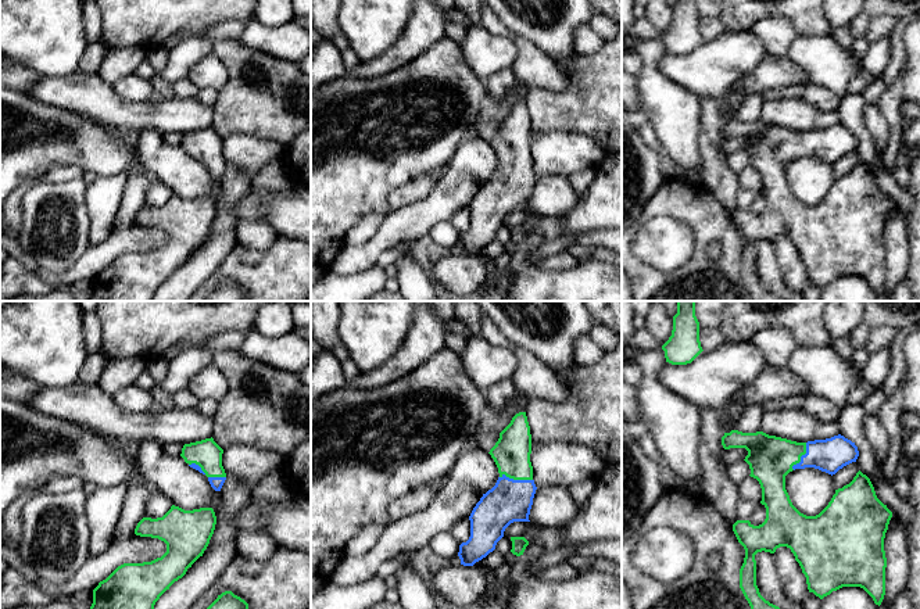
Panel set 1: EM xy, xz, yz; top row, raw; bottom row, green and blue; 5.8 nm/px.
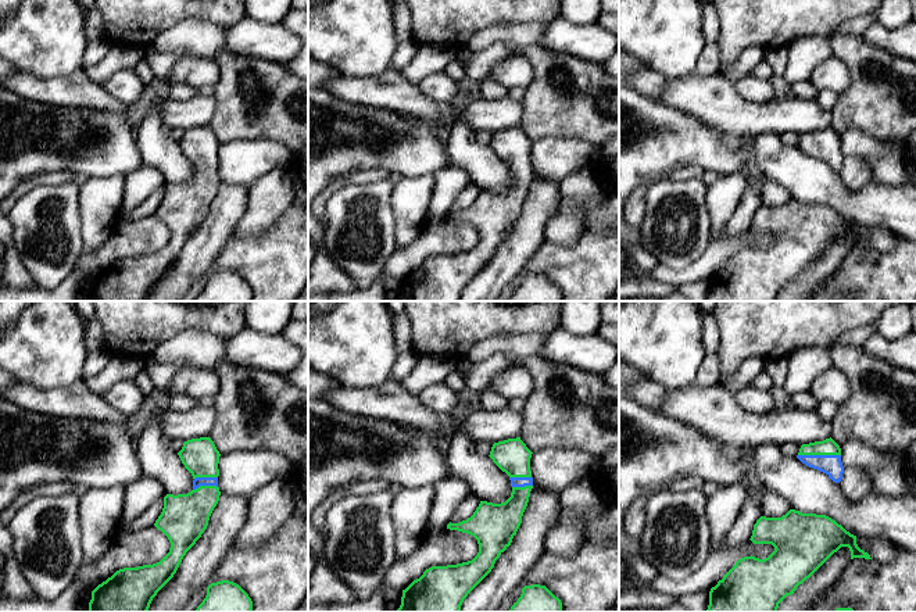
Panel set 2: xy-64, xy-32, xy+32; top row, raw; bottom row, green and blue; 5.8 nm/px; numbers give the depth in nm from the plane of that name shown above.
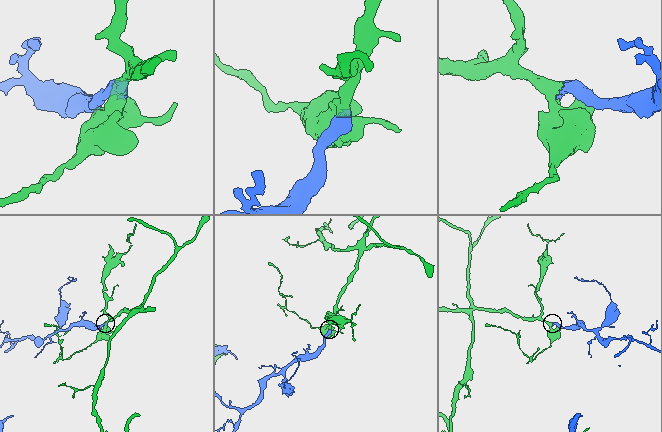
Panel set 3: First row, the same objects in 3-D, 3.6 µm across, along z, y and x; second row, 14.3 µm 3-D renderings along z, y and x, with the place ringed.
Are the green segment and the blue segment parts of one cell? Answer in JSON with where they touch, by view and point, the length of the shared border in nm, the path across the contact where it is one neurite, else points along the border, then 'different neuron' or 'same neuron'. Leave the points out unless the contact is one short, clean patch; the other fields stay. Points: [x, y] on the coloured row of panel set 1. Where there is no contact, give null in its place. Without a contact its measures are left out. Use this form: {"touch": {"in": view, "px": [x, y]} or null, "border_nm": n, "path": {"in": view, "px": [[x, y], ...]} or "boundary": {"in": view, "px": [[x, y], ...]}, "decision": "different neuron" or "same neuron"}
{"touch": {"in": "xz", "px": [516, 479]}, "border_nm": 190, "path": {"in": "xz", "px": [[511, 452], [516, 479], [515, 490], [508, 501]]}, "decision": "same neuron"}

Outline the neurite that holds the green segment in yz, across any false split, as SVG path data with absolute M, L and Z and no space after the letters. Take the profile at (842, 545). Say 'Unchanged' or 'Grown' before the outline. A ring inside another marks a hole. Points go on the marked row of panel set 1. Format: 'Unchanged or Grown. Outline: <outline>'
Grown. Outline: M731 430L722 437L722 445L724 449L745 448L748 451L744 461L749 465L749 476L760 484L760 504L766 508L766 519L759 526L753 526L749 520L737 520L733 524L733 531L745 549L740 569L740 588L751 609L780 609L760 595L755 560L758 552L774 554L780 547L791 549L806 577L809 592L820 599L842 587L860 587L880 606L885 595L884 538L892 512L877 498L870 479L859 470L849 484L835 490L828 505L816 516L801 513L785 490L785 476L795 469L815 468L833 476L844 466L856 462L859 451L855 443L841 434L826 440L797 443L763 431Z

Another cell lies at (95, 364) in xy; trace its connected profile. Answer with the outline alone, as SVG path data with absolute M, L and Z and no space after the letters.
M101 352L89 354L82 366L79 381L96 384L105 368L105 363L105 358Z

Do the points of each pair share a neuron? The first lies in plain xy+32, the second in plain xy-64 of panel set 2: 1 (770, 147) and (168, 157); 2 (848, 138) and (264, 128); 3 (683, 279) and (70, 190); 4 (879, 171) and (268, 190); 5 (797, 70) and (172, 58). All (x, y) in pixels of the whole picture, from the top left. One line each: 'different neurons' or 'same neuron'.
1: same neuron
2: different neurons
3: different neurons
4: same neuron
5: same neuron

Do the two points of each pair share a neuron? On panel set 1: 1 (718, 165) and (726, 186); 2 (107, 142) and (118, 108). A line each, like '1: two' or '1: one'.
1: one
2: two

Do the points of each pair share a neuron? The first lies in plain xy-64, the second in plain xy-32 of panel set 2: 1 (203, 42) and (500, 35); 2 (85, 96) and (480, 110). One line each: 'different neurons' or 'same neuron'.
1: same neuron
2: same neuron

